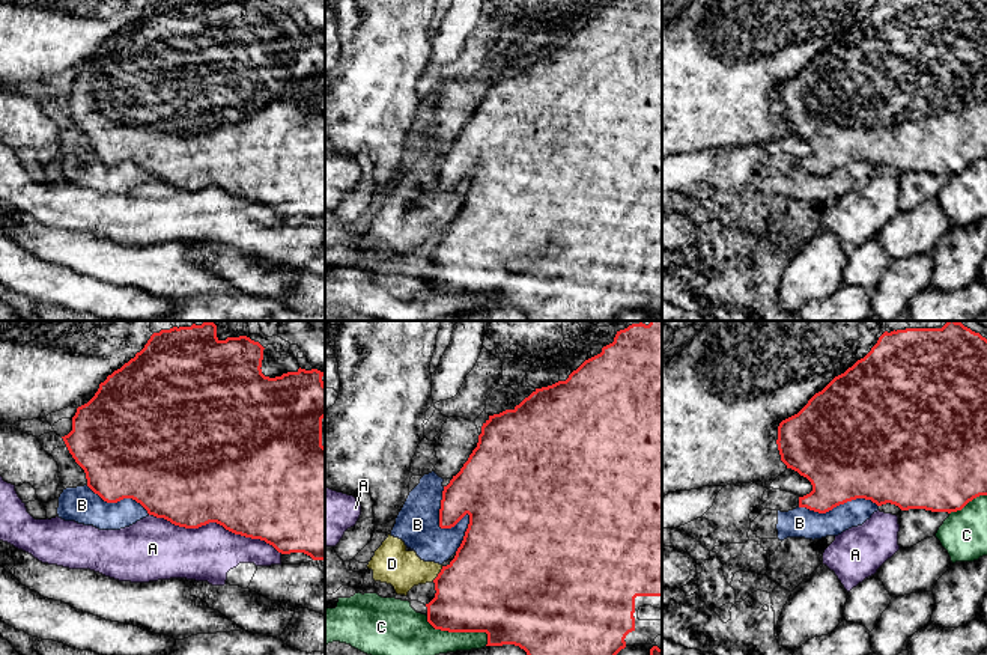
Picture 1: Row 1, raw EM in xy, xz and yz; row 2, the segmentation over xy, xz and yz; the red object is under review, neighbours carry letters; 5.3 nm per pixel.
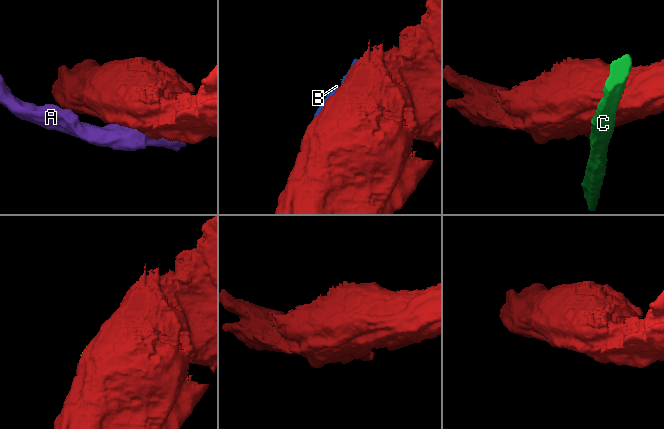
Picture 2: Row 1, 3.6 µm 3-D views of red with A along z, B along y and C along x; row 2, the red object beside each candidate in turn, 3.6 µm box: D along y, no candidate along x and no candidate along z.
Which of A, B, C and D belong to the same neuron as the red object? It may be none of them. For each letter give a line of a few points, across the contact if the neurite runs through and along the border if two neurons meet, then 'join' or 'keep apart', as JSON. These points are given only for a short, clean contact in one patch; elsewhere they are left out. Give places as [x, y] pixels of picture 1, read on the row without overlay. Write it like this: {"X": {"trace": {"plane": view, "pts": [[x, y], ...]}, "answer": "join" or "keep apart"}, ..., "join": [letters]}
{"A": {"answer": "keep apart"}, "B": {"answer": "keep apart"}, "C": {"answer": "keep apart"}, "D": {"trace": {"plane": "xz", "pts": [[443, 229], [432, 243]]}, "answer": "keep apart"}, "join": []}

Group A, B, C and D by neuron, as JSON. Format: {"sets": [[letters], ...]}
{"sets": [["A"], ["B", "D"], ["C"]]}

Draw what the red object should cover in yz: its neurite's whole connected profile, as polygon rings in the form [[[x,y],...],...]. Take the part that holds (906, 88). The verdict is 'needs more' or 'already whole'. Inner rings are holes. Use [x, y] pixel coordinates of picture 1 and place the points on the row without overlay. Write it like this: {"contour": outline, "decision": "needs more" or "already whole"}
{"contour": [[[879,0],[871,14],[844,36],[835,39],[821,54],[794,78],[778,89],[781,123],[806,140],[812,154],[799,160],[799,170],[826,176],[856,161],[871,163],[877,169],[891,166],[901,173],[925,172],[931,175],[957,175],[979,158],[987,158],[987,2],[985,0]]], "decision": "already whole"}

